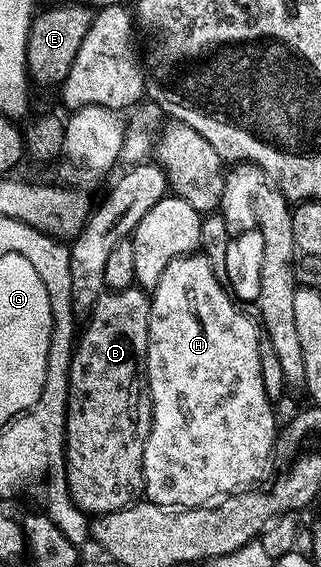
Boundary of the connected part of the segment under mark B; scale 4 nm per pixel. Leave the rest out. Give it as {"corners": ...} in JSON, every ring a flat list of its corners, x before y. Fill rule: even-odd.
{"corners":[[139,286,103,292,68,362,64,477,70,498,85,514,117,512,144,491,142,454,152,425,144,366,148,357,149,303,149,293]]}

